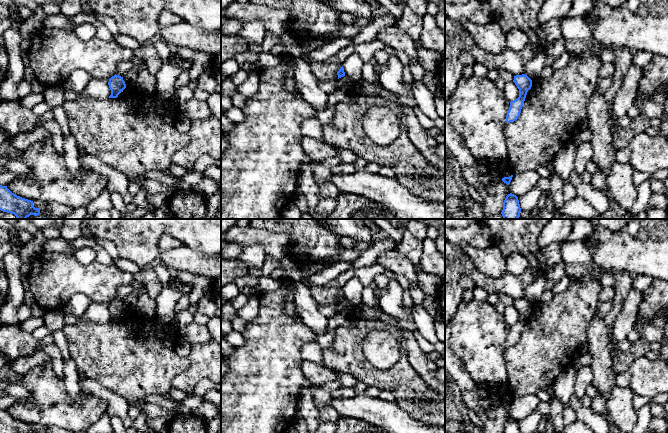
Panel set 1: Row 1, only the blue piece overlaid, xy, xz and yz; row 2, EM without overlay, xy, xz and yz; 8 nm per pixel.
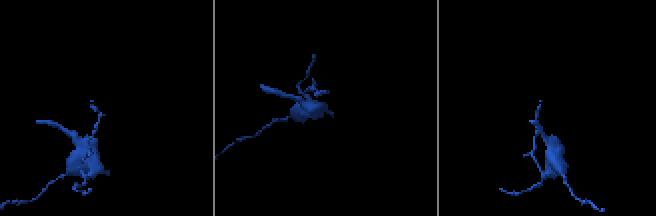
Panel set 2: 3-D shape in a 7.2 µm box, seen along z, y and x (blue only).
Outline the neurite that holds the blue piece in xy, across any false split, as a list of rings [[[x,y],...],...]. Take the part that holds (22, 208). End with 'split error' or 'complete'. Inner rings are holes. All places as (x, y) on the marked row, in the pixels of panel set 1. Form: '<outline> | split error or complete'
[[[0,185],[0,210],[14,214],[18,219],[40,214],[40,207],[35,208],[33,201],[15,195],[7,186],[2,185]]] | complete

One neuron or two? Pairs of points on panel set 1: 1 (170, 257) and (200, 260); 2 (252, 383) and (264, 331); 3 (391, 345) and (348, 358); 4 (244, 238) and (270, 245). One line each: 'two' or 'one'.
1: one
2: one
3: two
4: one

